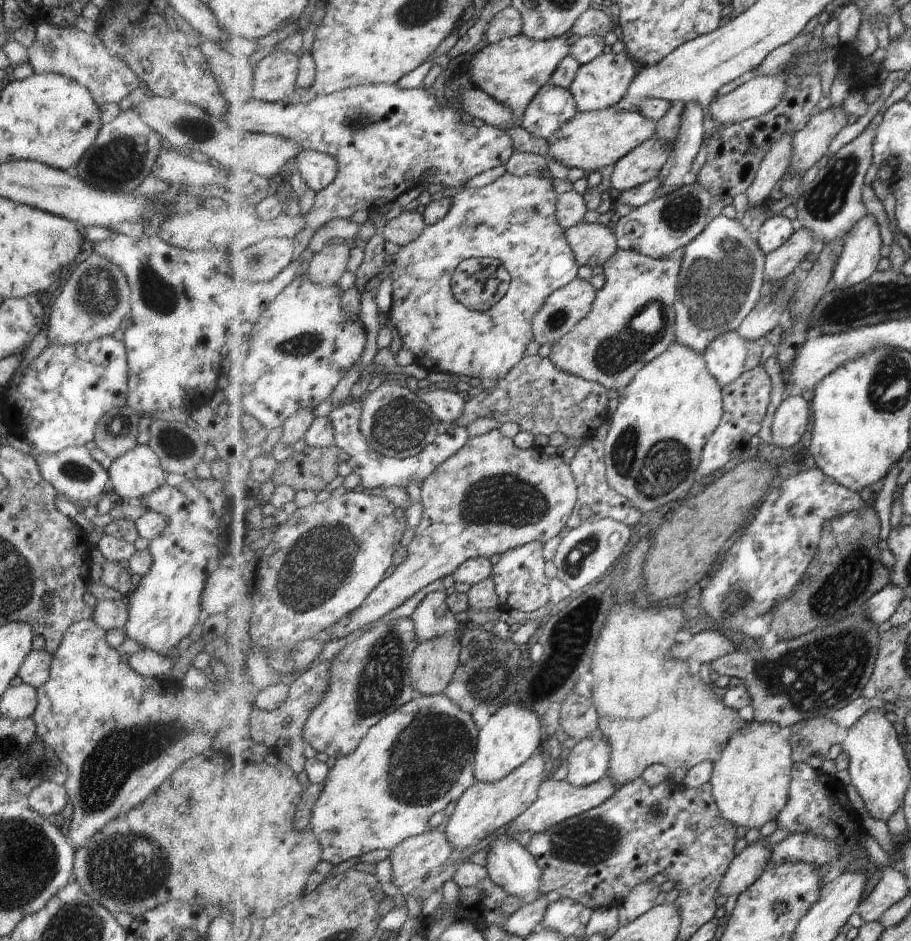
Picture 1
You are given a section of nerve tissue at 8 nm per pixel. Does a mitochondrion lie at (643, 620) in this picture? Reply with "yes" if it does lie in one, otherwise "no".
no

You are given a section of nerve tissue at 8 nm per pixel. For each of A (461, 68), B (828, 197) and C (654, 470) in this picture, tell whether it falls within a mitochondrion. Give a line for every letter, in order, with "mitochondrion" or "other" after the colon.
A: other
B: mitochondrion
C: mitochondrion

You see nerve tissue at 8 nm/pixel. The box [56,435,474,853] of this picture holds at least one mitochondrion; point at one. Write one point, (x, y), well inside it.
(312, 574)

